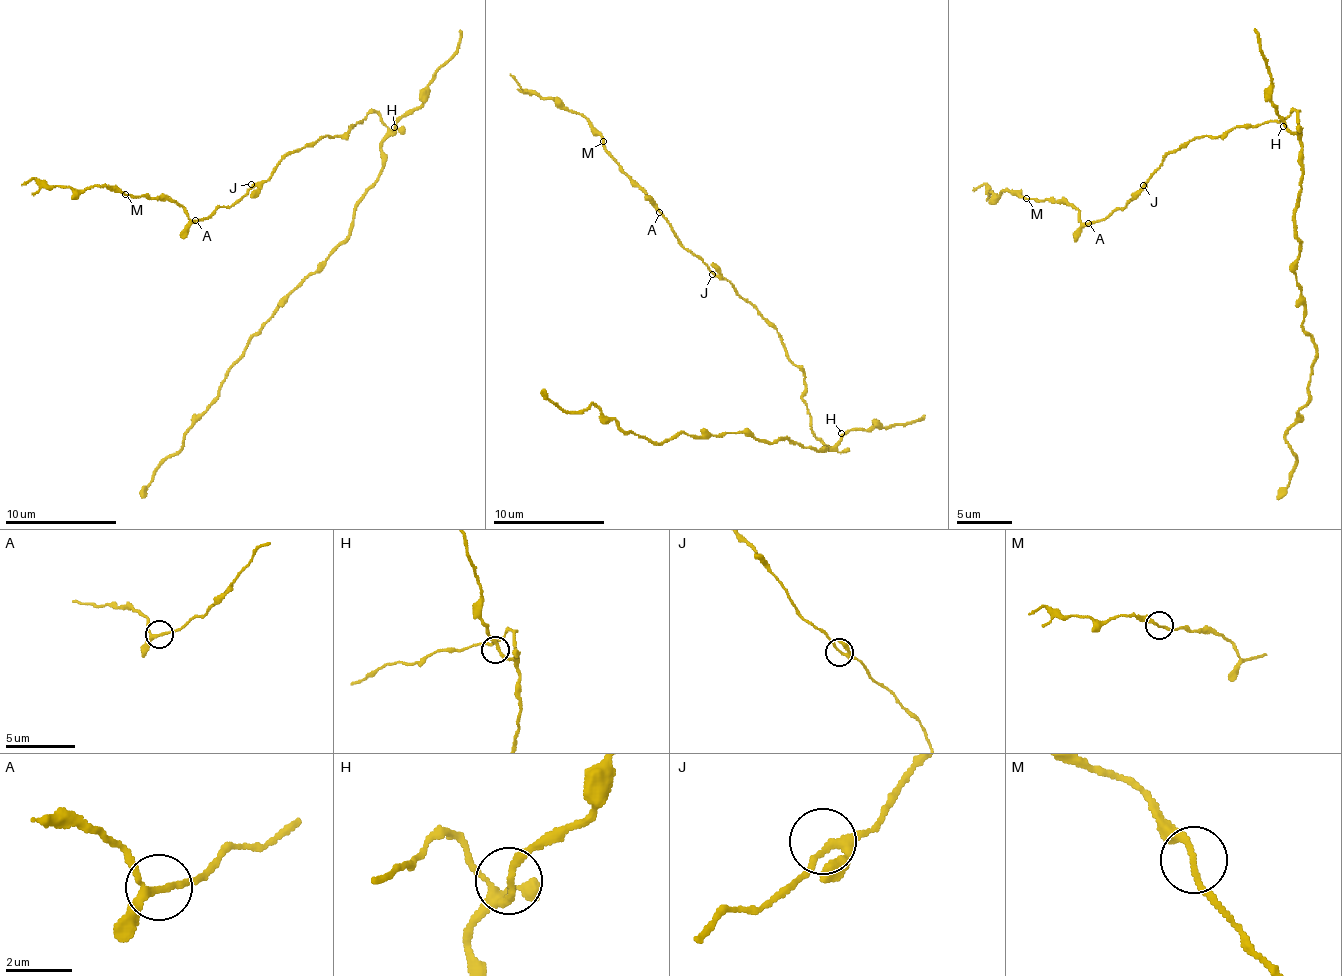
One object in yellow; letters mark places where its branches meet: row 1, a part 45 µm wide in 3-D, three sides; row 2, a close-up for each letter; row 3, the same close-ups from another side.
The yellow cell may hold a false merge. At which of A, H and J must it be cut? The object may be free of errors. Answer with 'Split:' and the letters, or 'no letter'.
Split: no letter

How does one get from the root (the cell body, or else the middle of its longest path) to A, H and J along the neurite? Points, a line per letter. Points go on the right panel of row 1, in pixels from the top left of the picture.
A: (1281, 118), (1255, 126), (1235, 126), (1215, 137), (1192, 138), (1173, 149), (1123, 208), (1089, 222)
H: (1281, 118), (1287, 118), (1294, 109), (1296, 112), (1298, 128), (1291, 131), (1283, 126)
J: (1281, 118), (1255, 126), (1235, 126), (1215, 137), (1202, 135), (1192, 138), (1173, 149), (1143, 185)

